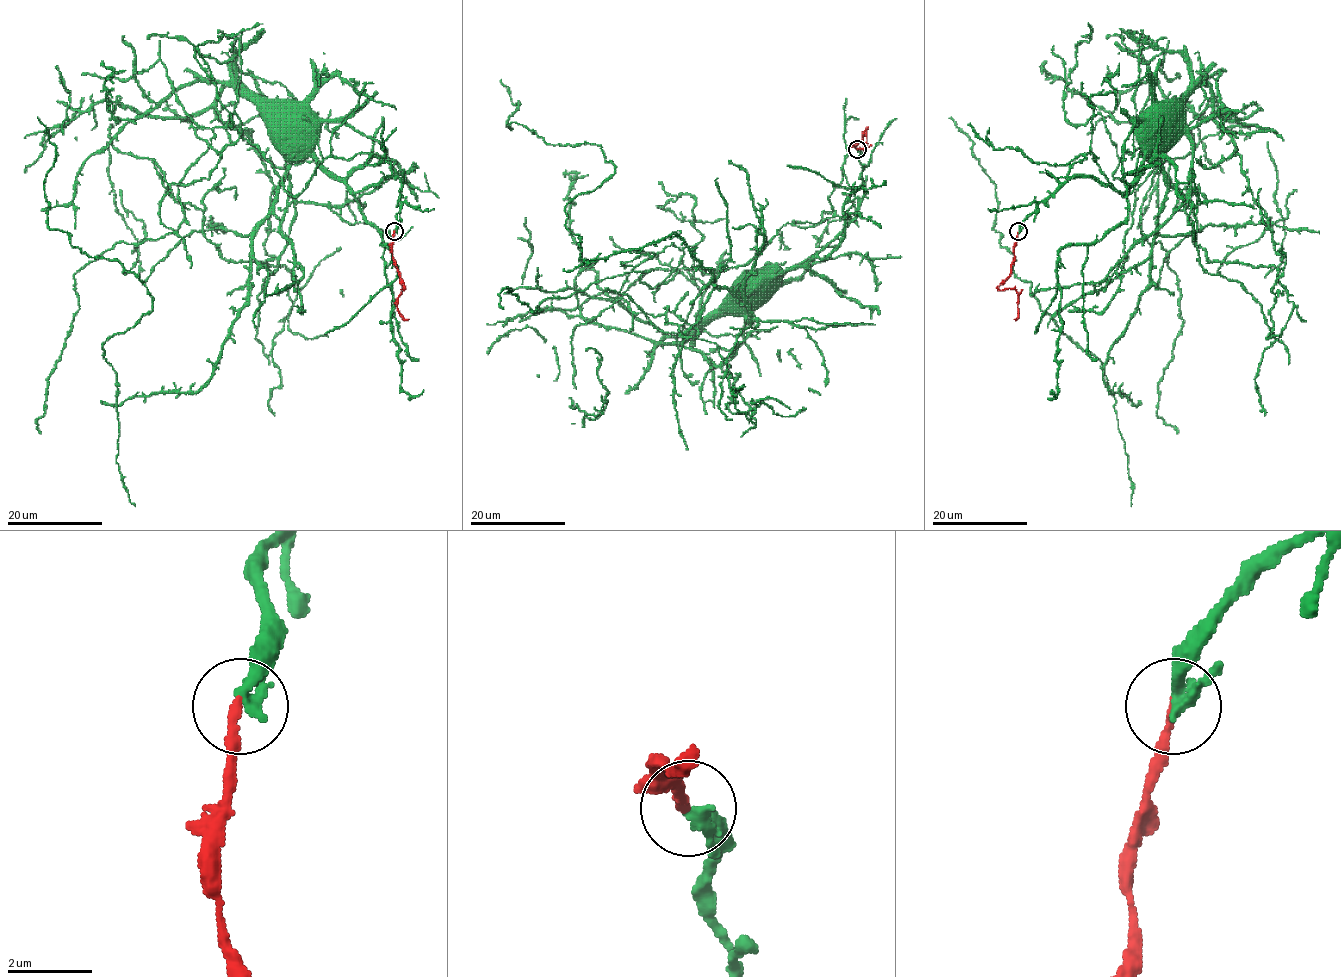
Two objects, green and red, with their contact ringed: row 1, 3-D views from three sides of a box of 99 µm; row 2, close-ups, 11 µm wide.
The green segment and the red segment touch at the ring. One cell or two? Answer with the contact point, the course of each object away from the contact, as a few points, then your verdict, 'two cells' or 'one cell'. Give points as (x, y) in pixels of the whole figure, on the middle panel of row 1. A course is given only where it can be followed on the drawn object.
at (857, 149); green runs (857, 149), (863, 169), (864, 197), (857, 215), (805, 264), (774, 274), (752, 274), (743, 283); red runs (857, 149), (855, 144), (861, 141), (865, 129), (867, 143), (859, 148), (871, 144); one cell

